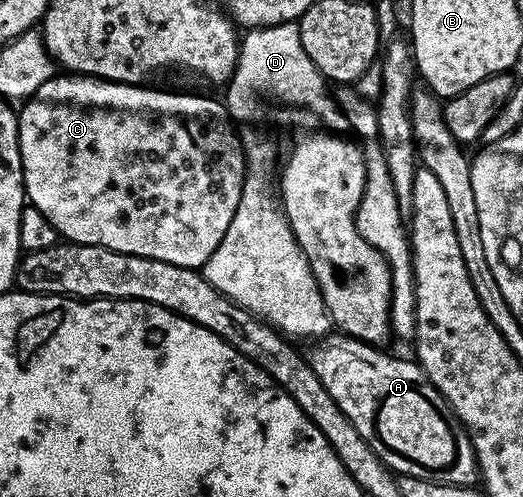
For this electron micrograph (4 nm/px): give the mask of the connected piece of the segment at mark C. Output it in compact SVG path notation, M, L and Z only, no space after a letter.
M59 74L42 85L32 98L22 103L18 111L19 151L23 165L23 189L30 205L43 213L45 220L66 241L90 246L104 246L113 252L145 256L169 264L199 270L213 256L217 244L225 236L225 228L233 221L233 212L245 189L243 182L244 151L240 147L240 135L224 103L217 97L206 98L203 94L162 94L161 91L134 83L111 82L91 75Z

